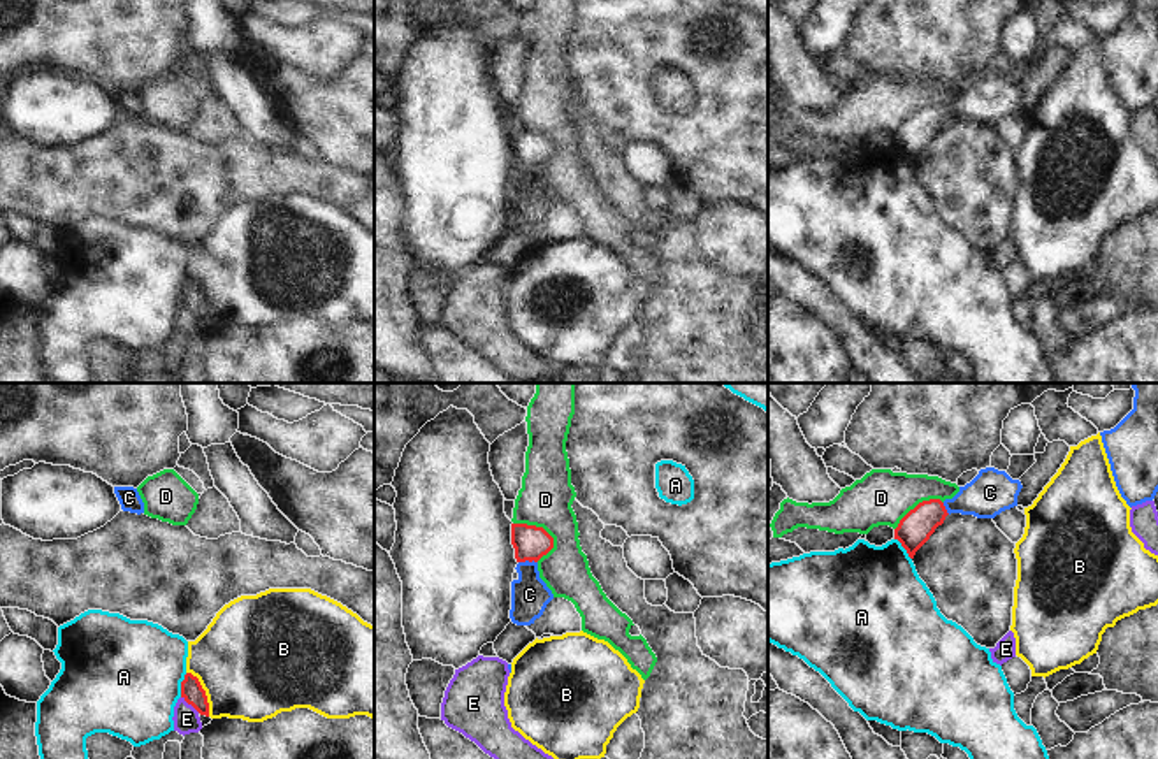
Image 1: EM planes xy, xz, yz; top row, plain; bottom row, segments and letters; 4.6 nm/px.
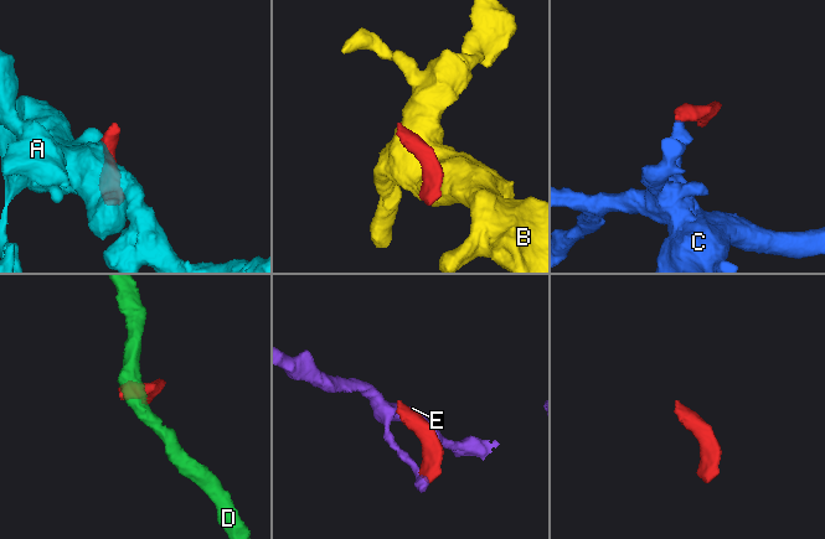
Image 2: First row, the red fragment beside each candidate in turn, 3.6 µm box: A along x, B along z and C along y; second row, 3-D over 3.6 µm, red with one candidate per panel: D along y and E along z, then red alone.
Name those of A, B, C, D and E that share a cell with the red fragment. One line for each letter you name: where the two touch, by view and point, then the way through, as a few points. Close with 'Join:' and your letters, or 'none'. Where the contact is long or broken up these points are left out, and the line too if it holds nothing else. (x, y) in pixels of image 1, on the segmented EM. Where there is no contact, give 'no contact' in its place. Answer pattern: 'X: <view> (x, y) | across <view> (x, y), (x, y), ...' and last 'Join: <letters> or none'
C: xz (528, 559) | across xz (531, 543), (528, 559), (529, 594)
Join: C

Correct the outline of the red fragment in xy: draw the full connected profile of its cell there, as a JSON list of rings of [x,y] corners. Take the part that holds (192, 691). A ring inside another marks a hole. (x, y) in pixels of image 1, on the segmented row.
[[[192,673],[185,675],[185,680],[181,682],[181,698],[192,705],[200,715],[209,717],[209,703],[206,690],[202,689],[197,676]]]

